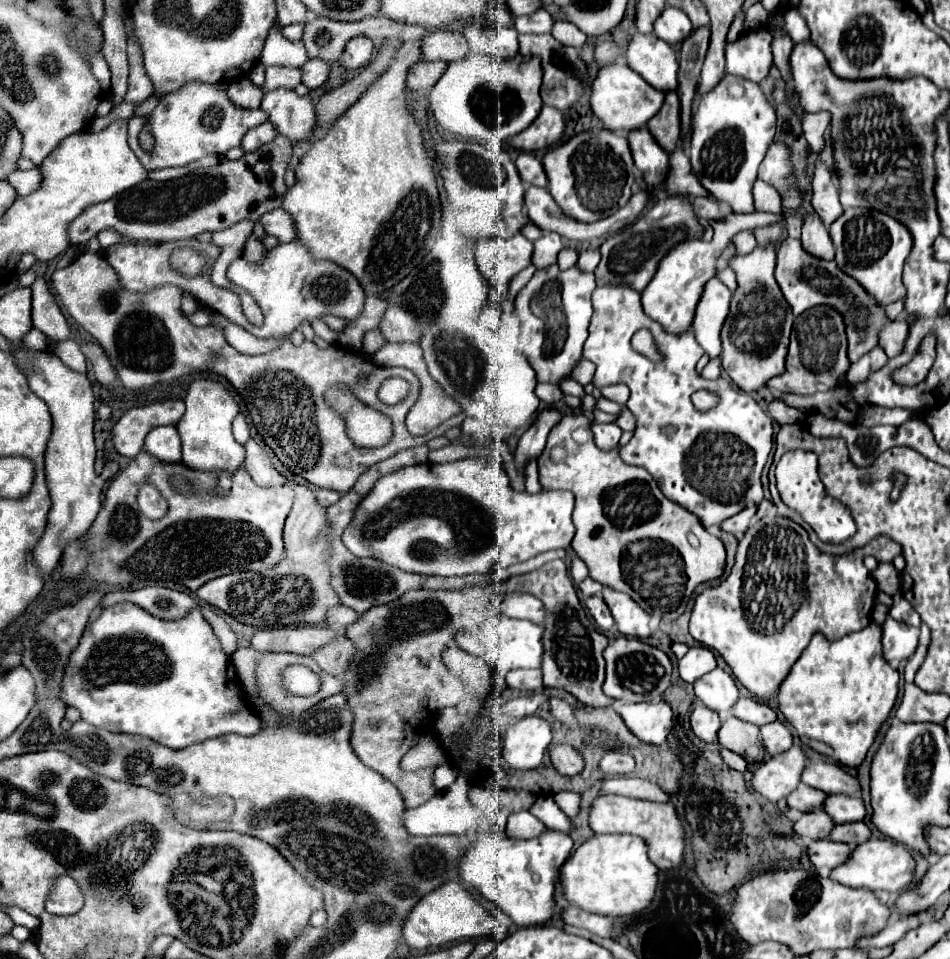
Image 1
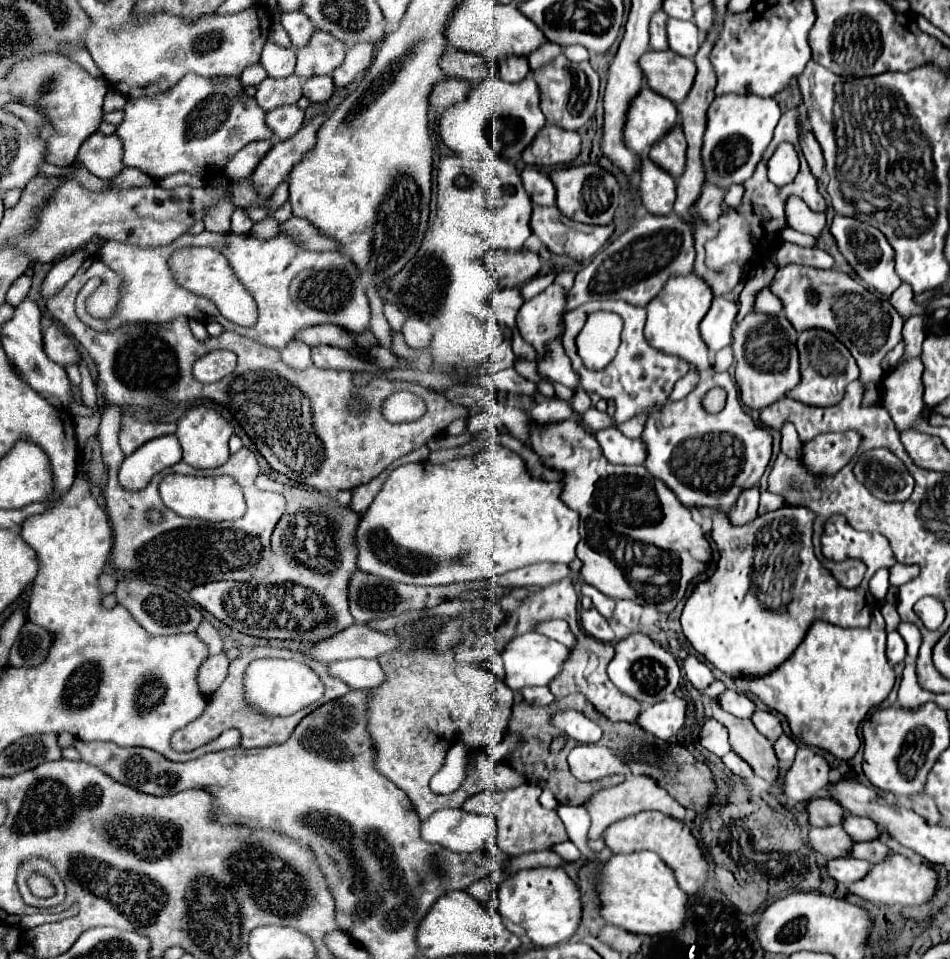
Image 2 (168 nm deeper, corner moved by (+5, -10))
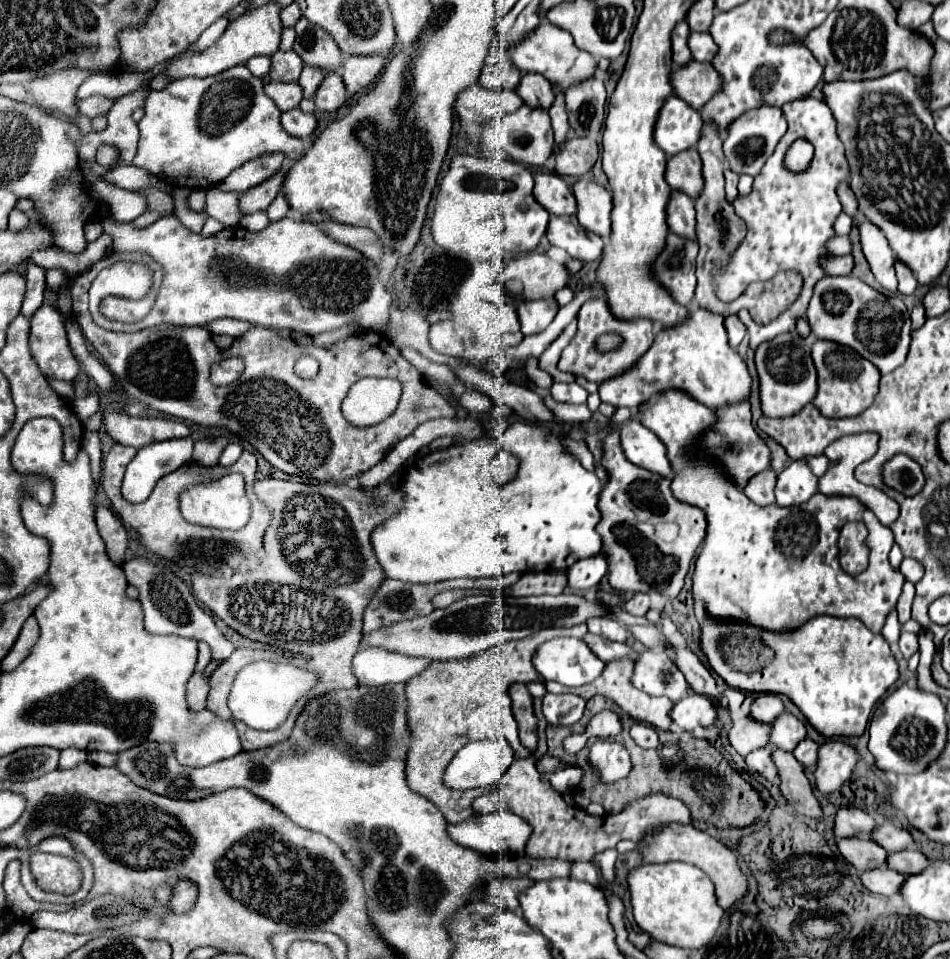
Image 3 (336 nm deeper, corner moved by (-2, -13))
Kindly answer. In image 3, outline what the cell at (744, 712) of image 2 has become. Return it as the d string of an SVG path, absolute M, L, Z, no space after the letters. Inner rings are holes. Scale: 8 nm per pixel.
M764 693L764 695L758 695L758 699L754 701L750 715L752 715L756 721L772 723L782 711L784 711L782 699L780 699L778 695L774 695L774 693Z

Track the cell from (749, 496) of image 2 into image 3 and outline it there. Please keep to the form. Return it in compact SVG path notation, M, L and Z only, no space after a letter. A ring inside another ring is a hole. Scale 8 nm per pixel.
M768 469L768 471L762 471L762 473L754 475L746 483L744 495L750 501L754 501L754 503L758 503L758 505L764 507L764 505L770 505L770 503L776 501L774 499L774 485L776 485L776 473L772 469Z

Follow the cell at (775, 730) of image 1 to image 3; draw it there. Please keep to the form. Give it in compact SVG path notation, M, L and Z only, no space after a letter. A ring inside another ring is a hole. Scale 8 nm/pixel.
M802 739L798 747L794 749L794 757L802 763L805 768L814 767L818 761L818 743L812 739Z

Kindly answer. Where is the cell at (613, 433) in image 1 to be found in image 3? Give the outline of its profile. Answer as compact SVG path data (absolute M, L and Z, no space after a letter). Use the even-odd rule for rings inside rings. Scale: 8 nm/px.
M634 419L626 423L620 429L620 439L624 453L632 463L662 477L672 475L672 467L666 457L666 445L662 445L662 441L654 437L654 433L650 433L650 429L646 429L640 421Z

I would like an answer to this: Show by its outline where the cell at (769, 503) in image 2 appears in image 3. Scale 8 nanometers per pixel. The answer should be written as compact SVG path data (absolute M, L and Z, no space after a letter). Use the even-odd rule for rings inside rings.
M804 459L794 461L778 475L776 503L782 507L806 503L816 493L818 493L818 477L814 477Z

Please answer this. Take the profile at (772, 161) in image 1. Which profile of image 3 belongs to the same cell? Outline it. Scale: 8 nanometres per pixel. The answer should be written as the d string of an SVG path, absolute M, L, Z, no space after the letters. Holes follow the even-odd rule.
M806 97L796 99L782 105L782 113L788 121L788 131L784 133L782 141L778 143L774 155L766 161L762 171L754 177L752 191L748 195L738 195L734 199L736 213L746 221L748 233L746 239L740 243L738 251L732 255L730 265L722 269L722 273L714 275L714 289L722 301L730 303L742 295L742 291L754 281L766 281L774 277L778 271L796 269L804 277L802 293L788 311L784 311L778 319L770 325L756 325L746 309L738 311L738 317L748 327L750 347L756 349L760 343L774 339L780 333L796 333L796 321L806 317L808 301L812 297L812 289L816 281L826 277L828 273L820 265L820 259L832 257L826 249L826 241L836 237L834 221L842 213L842 205L836 195L836 187L846 181L850 183L850 167L844 153L844 145L836 133L836 121L828 105L820 99ZM796 139L806 139L814 145L814 157L808 169L800 173L792 173L784 165L784 157L788 147Z

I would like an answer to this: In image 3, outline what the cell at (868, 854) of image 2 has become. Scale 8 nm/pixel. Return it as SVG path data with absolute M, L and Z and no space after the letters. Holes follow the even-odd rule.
M906 849L906 851L898 851L898 853L890 853L888 865L894 871L914 875L914 873L920 873L922 869L926 869L926 865L930 865L930 861L918 849Z

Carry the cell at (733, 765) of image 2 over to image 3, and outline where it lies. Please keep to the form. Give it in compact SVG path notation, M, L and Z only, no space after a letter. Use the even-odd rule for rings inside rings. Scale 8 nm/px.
M766 745L762 749L752 751L750 755L746 755L746 765L748 765L750 771L760 773L768 781L776 781L778 779L778 769L774 769L774 761L770 757L770 751L774 751L772 745Z

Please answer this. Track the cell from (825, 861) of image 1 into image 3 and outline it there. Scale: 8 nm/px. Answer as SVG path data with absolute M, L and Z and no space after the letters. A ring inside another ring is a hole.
M882 867L882 869L870 869L870 871L862 873L864 887L870 889L872 893L886 895L886 897L900 895L902 881L906 881L906 877L902 873L886 869L886 867Z

